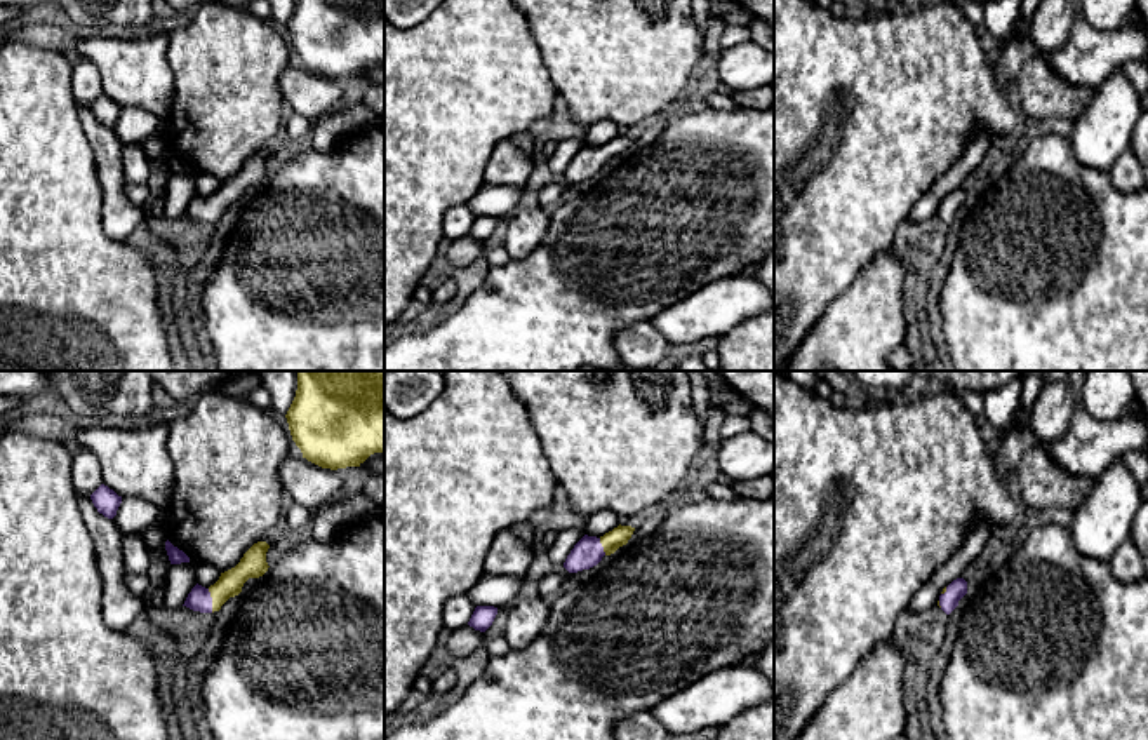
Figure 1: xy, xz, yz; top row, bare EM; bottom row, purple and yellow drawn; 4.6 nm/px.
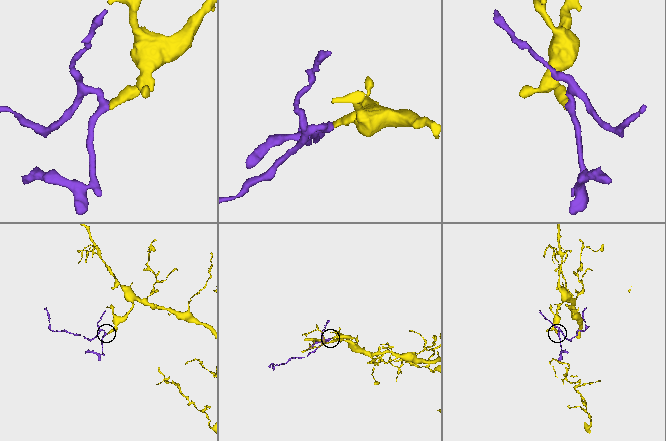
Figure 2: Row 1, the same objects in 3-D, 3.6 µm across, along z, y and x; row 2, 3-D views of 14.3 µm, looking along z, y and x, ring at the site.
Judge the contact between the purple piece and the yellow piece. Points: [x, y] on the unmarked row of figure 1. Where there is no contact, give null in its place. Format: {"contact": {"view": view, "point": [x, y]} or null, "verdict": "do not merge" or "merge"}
{"contact": {"view": "xy", "point": [211, 211]}, "verdict": "merge"}

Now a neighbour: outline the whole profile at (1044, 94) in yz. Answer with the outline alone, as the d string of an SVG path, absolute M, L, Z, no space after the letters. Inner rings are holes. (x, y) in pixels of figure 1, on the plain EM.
M1044 54L1026 59L1014 82L1021 110L1031 118L1075 120L1096 92L1092 87L1073 85L1061 78Z

